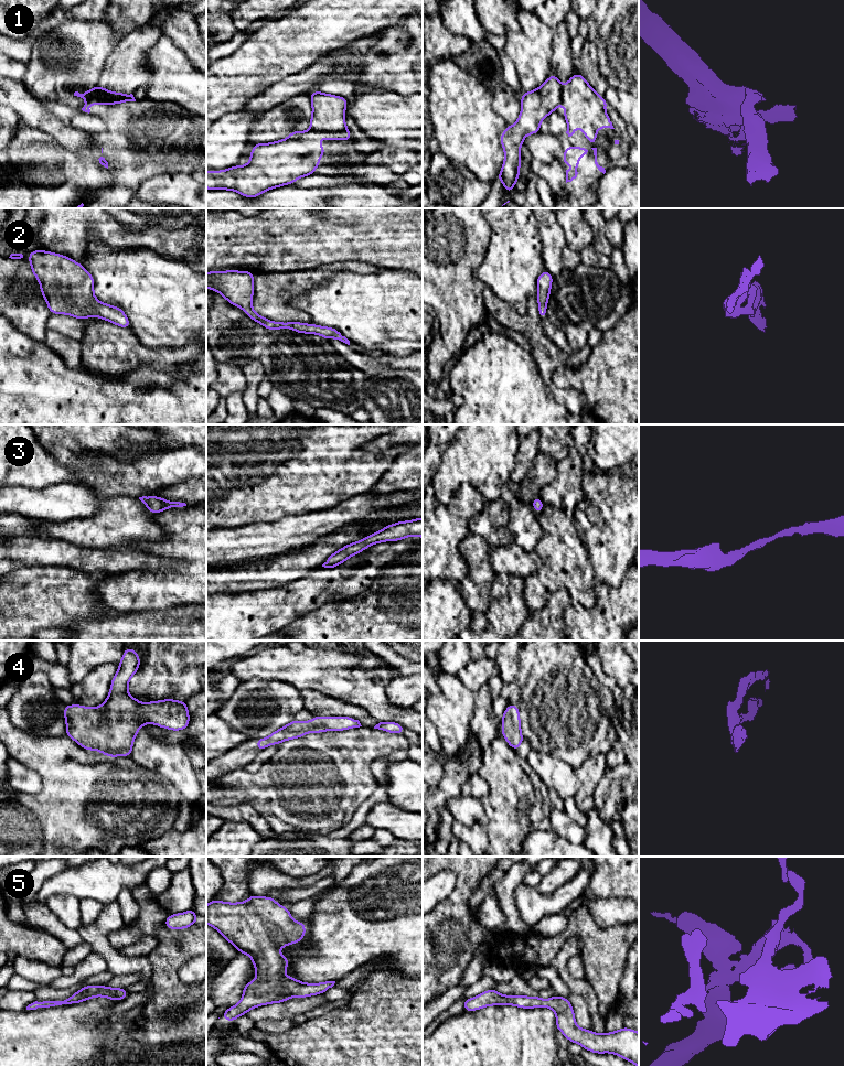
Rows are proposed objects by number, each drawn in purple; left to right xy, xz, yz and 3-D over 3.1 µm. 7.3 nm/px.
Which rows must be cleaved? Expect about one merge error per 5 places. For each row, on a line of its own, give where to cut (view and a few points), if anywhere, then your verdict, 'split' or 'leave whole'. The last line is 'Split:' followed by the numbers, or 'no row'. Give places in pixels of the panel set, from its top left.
1: xz (346, 129), (338, 131), (311, 130) | split
2: no cut | leave whole
3: no cut | leave whole
4: no cut | leave whole
5: no cut | leave whole
Split: 1

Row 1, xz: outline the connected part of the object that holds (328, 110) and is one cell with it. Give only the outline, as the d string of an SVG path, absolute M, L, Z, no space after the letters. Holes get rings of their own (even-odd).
M313 90L310 98L312 105L311 130L320 132L346 130L344 111L348 107L348 99L345 97Z

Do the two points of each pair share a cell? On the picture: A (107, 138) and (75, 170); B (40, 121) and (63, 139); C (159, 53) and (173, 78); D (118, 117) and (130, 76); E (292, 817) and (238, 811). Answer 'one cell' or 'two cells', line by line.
A: two cells
B: one cell
C: one cell
D: two cells
E: two cells

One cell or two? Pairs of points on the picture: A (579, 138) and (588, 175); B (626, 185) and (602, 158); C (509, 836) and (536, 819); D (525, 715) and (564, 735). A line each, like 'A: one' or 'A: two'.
A: one
B: two
C: one
D: one

